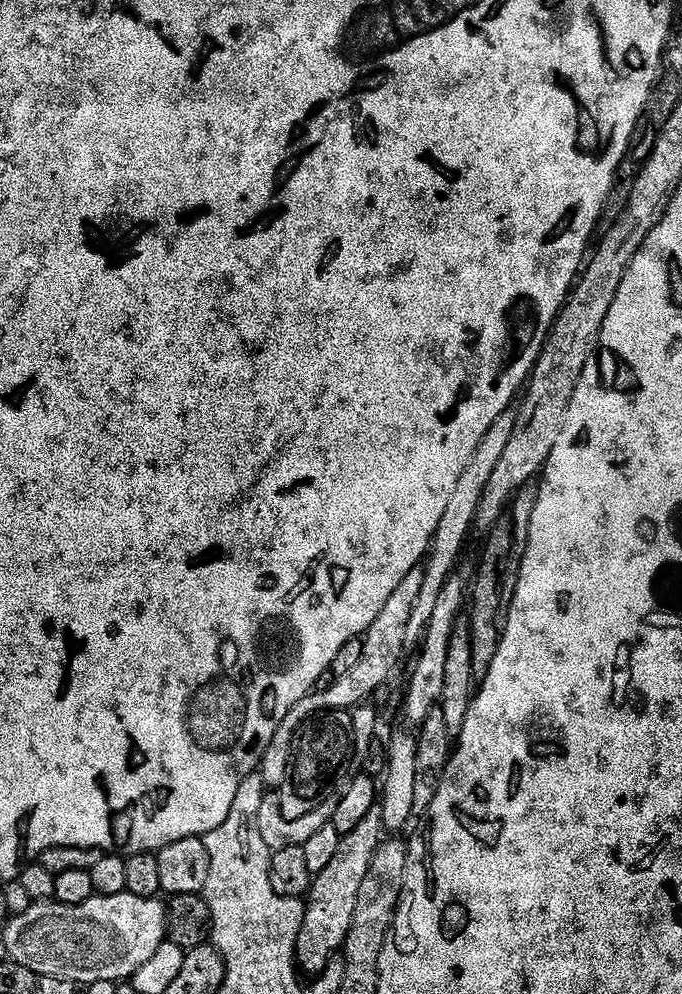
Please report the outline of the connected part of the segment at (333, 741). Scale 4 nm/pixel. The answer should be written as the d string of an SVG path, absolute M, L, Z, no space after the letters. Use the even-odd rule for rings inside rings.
M329 710L301 719L296 737L292 739L290 766L286 766L286 782L278 789L280 805L291 818L302 818L310 810L318 810L326 798L337 795L345 787L352 768L354 733L352 712Z

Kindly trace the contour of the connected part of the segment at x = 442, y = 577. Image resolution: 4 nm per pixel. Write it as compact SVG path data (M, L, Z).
M509 410L501 414L498 422L494 422L494 426L490 426L490 430L486 430L486 438L482 438L478 450L474 450L474 458L470 458L466 470L462 470L462 478L458 478L458 487L454 490L454 494L450 494L450 502L446 502L446 514L442 514L442 522L438 522L438 530L432 536L431 549L422 564L424 570L422 590L419 591L418 598L414 601L414 610L410 613L410 622L406 626L406 644L408 646L419 645L423 640L426 626L434 615L439 596L442 595L442 586L446 586L448 579L457 571L456 563L459 562L460 555L464 552L464 543L468 540L468 534L474 530L478 502L482 502L486 482L490 482L498 461L506 451L506 445L510 442L511 435L514 434L515 425L516 412Z

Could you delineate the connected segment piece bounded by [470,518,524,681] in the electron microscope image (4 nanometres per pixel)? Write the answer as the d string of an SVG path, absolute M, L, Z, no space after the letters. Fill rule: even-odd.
M503 518L496 523L495 528L491 529L488 545L484 548L484 557L480 560L480 569L476 572L476 577L470 580L470 627L472 629L472 653L474 654L474 674L477 681L484 680L494 662L494 654L498 654L500 645L500 634L502 631L502 617L507 613L509 606L514 598L514 590L518 586L518 570L522 566L524 557L524 544L514 542L514 530L512 529L511 519Z

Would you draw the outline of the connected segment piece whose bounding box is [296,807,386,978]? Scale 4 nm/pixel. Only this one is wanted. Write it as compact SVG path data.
M379 807L372 808L370 814L362 818L359 826L354 826L350 834L340 837L338 854L334 854L334 859L327 864L326 870L315 873L304 905L304 921L296 939L296 966L301 973L309 972L309 977L319 977L333 956L343 949L354 922L358 890L362 890L366 870L370 870L370 862L385 836Z

